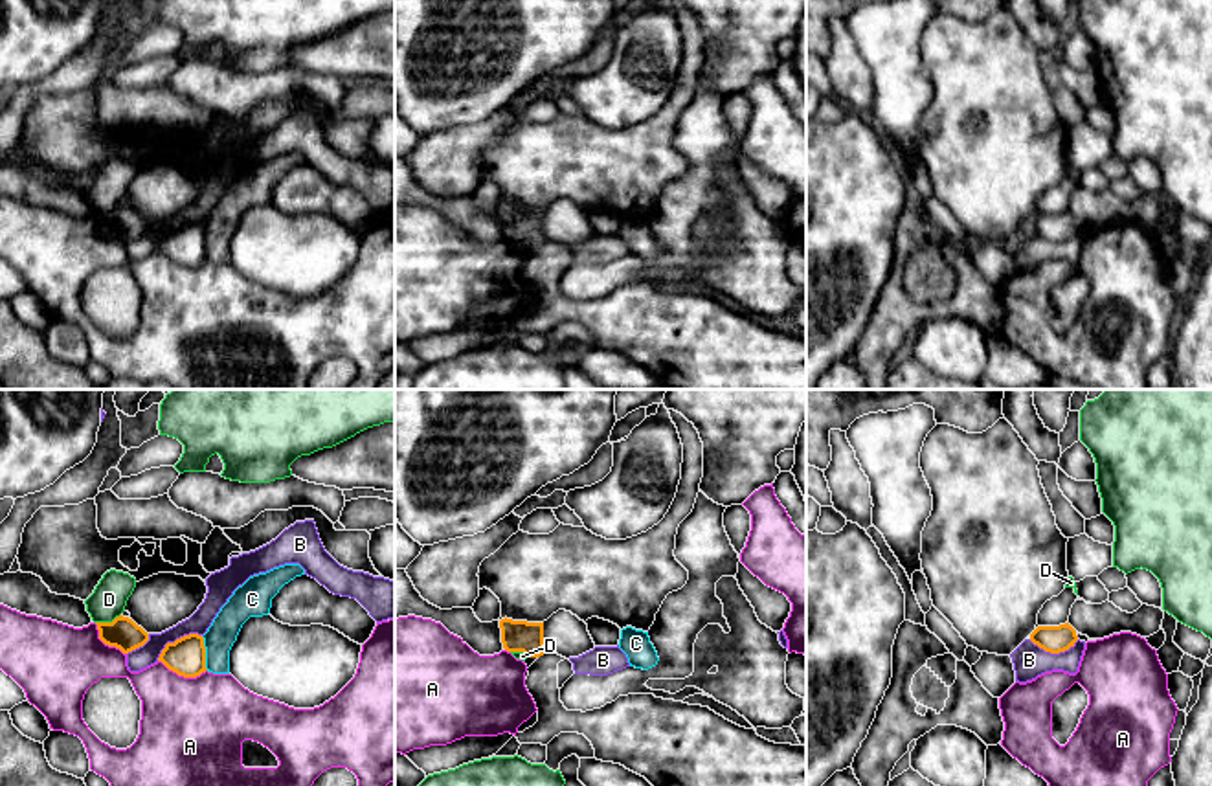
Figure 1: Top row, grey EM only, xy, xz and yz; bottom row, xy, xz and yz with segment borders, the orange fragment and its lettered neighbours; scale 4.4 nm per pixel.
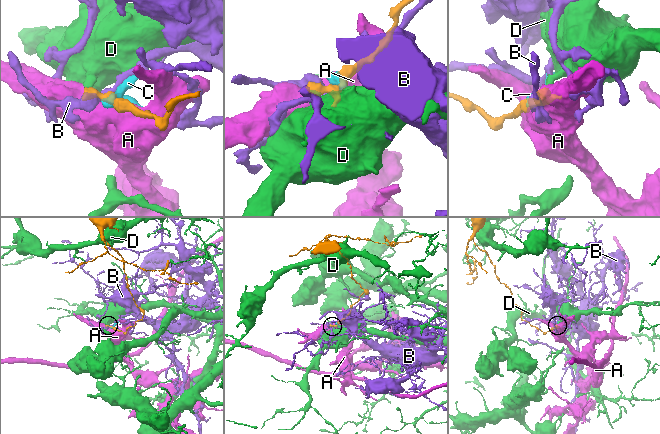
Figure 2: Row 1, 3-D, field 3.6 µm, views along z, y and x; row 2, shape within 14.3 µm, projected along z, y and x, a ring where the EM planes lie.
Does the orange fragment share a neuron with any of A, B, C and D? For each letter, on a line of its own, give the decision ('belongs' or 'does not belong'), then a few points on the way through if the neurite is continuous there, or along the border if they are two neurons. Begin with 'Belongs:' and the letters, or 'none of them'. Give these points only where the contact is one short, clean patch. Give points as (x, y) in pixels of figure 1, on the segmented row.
Belongs: none of them
A: does not belong
B: does not belong
C: does not belong
D: does not belong; border xy (120, 614), (111, 621), (96, 623)

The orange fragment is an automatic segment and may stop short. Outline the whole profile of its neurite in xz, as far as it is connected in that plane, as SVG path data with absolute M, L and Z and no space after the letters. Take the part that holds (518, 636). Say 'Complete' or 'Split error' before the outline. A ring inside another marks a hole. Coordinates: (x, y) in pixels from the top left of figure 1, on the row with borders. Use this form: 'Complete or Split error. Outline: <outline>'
Complete. Outline: M501 619L501 643L507 652L523 652L540 657L547 652L544 645L544 623Z

